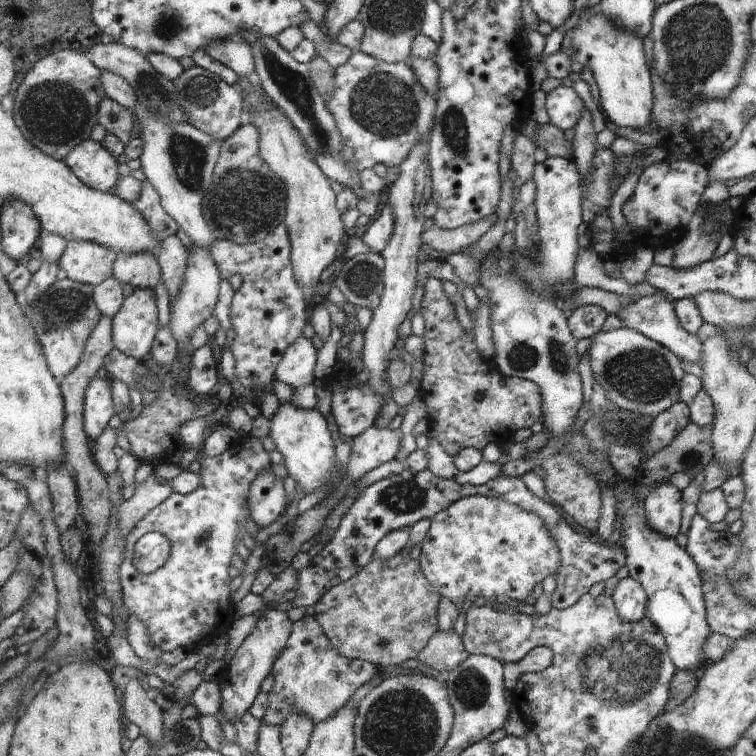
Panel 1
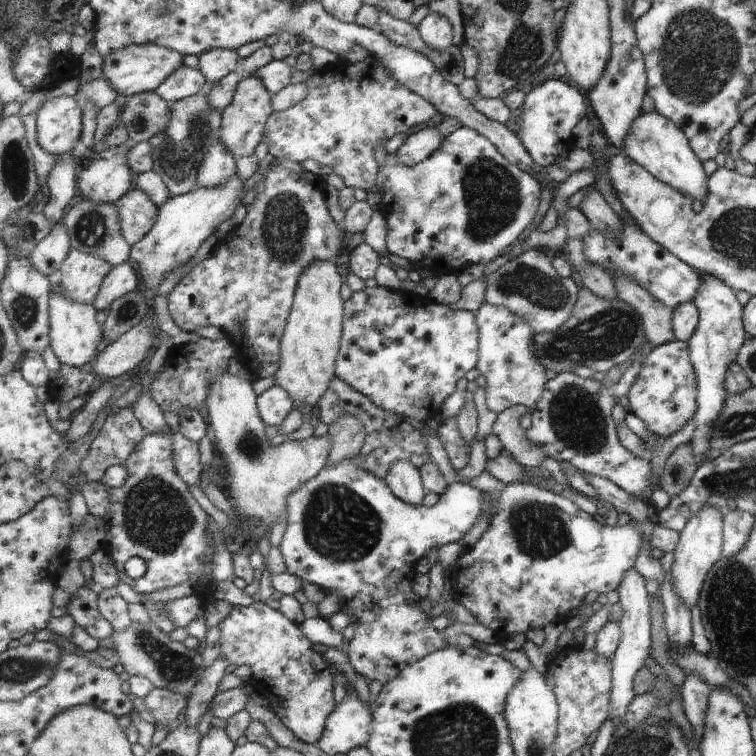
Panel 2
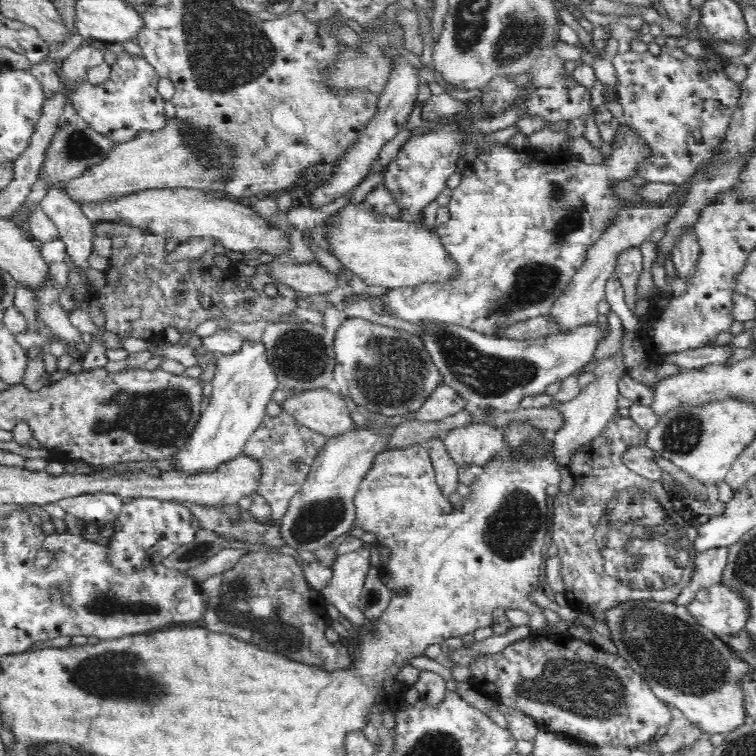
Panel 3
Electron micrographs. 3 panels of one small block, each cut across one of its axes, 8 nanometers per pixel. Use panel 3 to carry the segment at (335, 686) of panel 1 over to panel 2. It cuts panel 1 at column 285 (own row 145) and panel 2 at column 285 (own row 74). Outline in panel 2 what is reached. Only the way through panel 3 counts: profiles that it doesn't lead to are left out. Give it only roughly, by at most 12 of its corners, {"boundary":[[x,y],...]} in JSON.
{"boundary":[[264,602],[232,608],[220,652],[247,664],[277,716],[315,745],[332,664]]}

